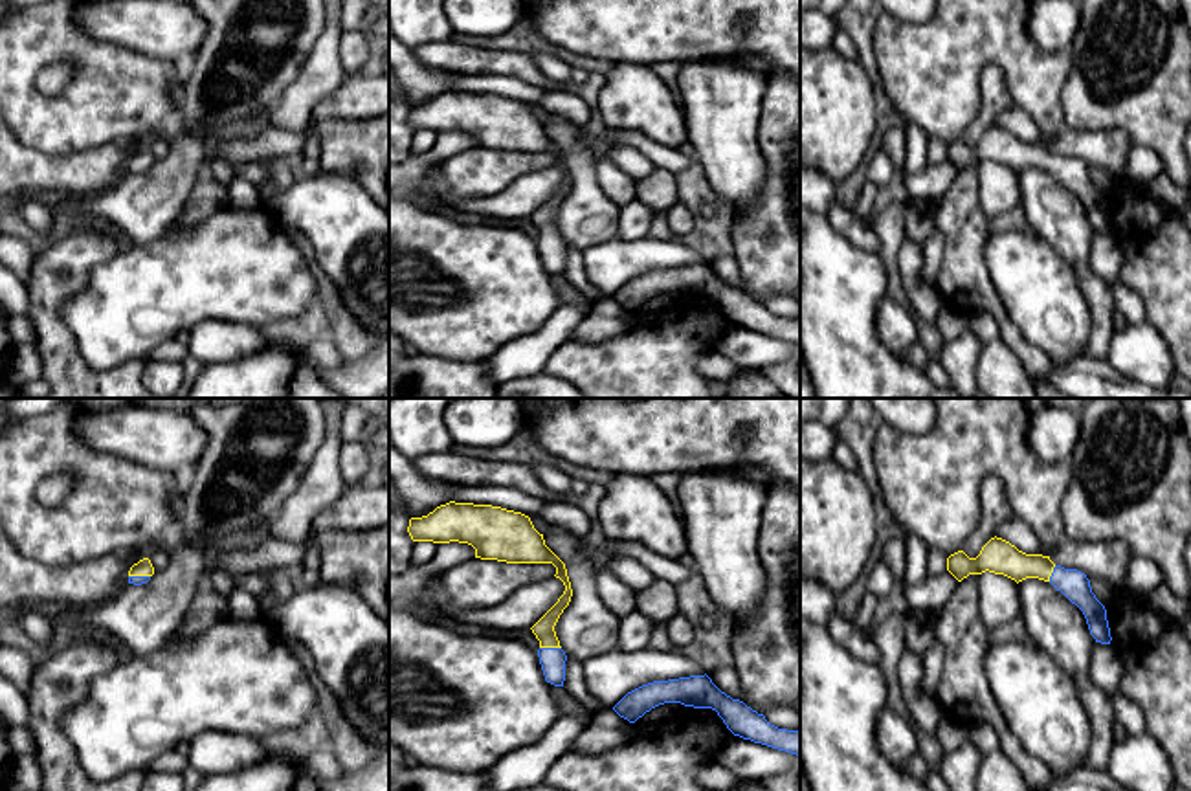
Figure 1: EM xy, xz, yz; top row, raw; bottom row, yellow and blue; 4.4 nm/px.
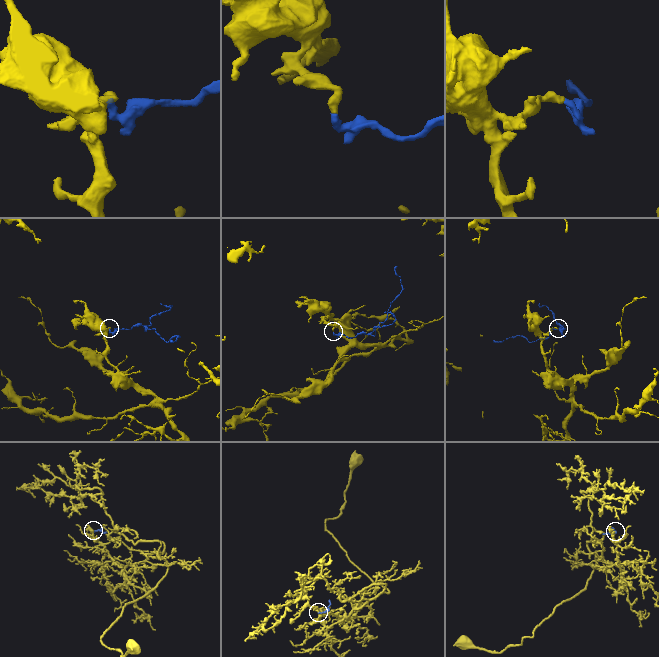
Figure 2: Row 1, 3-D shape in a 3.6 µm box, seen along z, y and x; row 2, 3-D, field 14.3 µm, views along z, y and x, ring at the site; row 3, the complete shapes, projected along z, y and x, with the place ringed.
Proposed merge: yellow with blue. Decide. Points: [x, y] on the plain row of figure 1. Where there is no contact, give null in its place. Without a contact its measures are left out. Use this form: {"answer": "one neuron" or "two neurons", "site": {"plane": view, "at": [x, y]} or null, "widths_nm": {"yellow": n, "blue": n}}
{"answer": "one neuron", "site": {"plane": "xz", "at": [551, 235]}, "widths_nm": {"yellow": 90, "blue": 110}}

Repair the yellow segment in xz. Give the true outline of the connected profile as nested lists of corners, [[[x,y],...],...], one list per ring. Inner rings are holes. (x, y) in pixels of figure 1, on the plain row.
[[[455,92],[437,95],[422,106],[411,106],[407,121],[413,130],[468,132],[475,147],[506,152],[552,152],[556,167],[565,174],[558,191],[530,217],[540,229],[540,253],[545,270],[563,275],[567,244],[560,235],[554,215],[569,195],[573,178],[565,152],[545,134],[530,106],[492,94]]]

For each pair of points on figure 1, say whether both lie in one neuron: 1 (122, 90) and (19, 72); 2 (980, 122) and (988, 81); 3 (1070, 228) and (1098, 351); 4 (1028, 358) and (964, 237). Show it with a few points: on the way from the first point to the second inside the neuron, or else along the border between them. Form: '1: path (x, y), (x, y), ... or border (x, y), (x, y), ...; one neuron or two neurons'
1: path (96, 65), (83, 52), (44, 52); one neuron
2: path (988, 112), (988, 90); one neuron
3: path (1079, 259), (1085, 276), (1100, 298), (1100, 320); one neuron
4: path (1006, 329), (999, 312), (964, 278), (964, 267); one neuron

